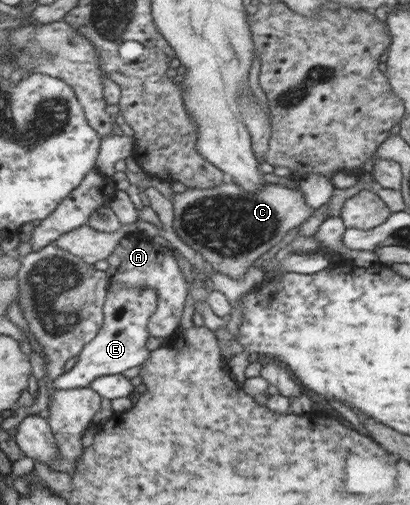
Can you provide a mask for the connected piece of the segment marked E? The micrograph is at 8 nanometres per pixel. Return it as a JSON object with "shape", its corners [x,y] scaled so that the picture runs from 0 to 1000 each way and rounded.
{"shape":[[[263,562],[263,586],[256,598],[256,638],[246,657],[220,675],[180,727],[134,750],[127,758],[137,770],[205,768],[234,749],[298,741],[312,729],[344,725],[363,713],[366,693],[356,693],[356,673],[366,669],[363,636],[383,614],[385,582],[380,572],[337,572],[337,568],[298,568]]]}

